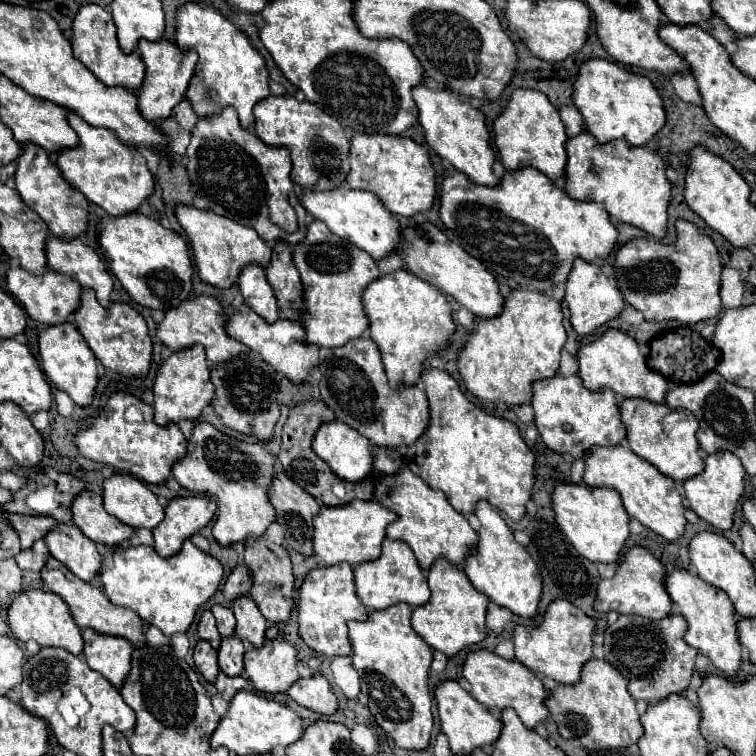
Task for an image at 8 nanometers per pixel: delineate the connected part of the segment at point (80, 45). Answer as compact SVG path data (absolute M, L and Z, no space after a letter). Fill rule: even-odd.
M83 5L71 27L71 45L75 57L105 85L123 85L127 89L139 89L145 77L145 65L139 55L123 55L115 37L115 23L109 11L99 5Z

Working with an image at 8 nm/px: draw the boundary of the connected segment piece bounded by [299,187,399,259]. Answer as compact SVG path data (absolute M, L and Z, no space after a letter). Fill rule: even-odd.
M335 187L335 189L329 189L329 191L303 189L299 201L305 207L305 211L311 213L315 219L323 221L329 227L329 231L333 231L333 235L339 235L341 239L347 239L349 243L367 251L373 259L387 257L393 251L393 247L399 243L399 239L397 239L399 237L397 219L369 191L345 189L345 187Z

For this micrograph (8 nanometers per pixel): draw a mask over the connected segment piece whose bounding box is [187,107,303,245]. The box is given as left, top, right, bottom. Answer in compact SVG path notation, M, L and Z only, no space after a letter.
M225 107L219 115L199 117L191 129L191 143L187 147L187 173L195 181L197 195L207 201L211 211L245 227L253 227L265 241L283 239L295 245L303 239L303 231L295 231L297 215L289 199L271 199L271 203L277 203L277 213L271 213L271 219L267 207L267 191L295 191L289 171L291 157L287 147L267 145L253 131L241 127L233 107Z

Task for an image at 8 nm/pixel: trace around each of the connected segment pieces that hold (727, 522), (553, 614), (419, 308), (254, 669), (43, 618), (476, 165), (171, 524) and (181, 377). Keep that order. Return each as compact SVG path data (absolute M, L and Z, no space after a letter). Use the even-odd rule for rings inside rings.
M717 451L713 455L707 455L705 459L705 469L701 475L695 475L693 479L687 479L683 483L685 487L685 499L689 501L689 507L707 523L711 523L717 529L731 529L733 525L733 513L743 497L743 479L745 479L745 469L741 461L729 453L729 451Z
M555 599L549 603L543 621L539 621L537 625L515 625L515 659L535 673L549 675L557 683L577 683L585 661L589 661L593 655L593 627L595 621L573 603L565 599Z
M399 269L393 275L381 275L371 281L361 299L371 323L371 339L377 343L383 355L383 365L391 387L397 387L401 381L409 385L417 383L421 365L429 353L445 347L451 333L455 331L447 297L431 283L425 283L421 277Z
M265 639L261 647L251 647L245 653L245 673L257 691L281 693L297 679L297 651L281 639Z
M27 589L27 591L17 593L13 597L9 609L7 609L7 623L9 623L13 635L19 641L33 639L41 647L47 647L47 645L63 647L63 649L67 649L67 651L71 651L75 655L81 655L81 651L83 651L81 629L73 621L67 603L59 595L55 595L55 593L47 591L47 589Z
M425 85L413 87L413 99L419 109L419 125L425 131L427 143L435 149L437 155L447 159L457 171L465 173L477 185L497 185L499 177L493 175L493 149L489 145L489 133L485 127L485 117L471 103L455 95L453 91L433 91Z
M213 495L175 497L165 507L163 521L153 529L155 551L161 557L171 557L181 549L181 543L203 529L217 511Z
M195 343L195 347L185 347L181 351L171 353L167 357L155 375L153 381L153 409L155 409L155 421L159 425L177 423L179 419L197 419L205 405L209 405L213 397L213 383L209 379L209 363L205 357L205 351L201 345Z

